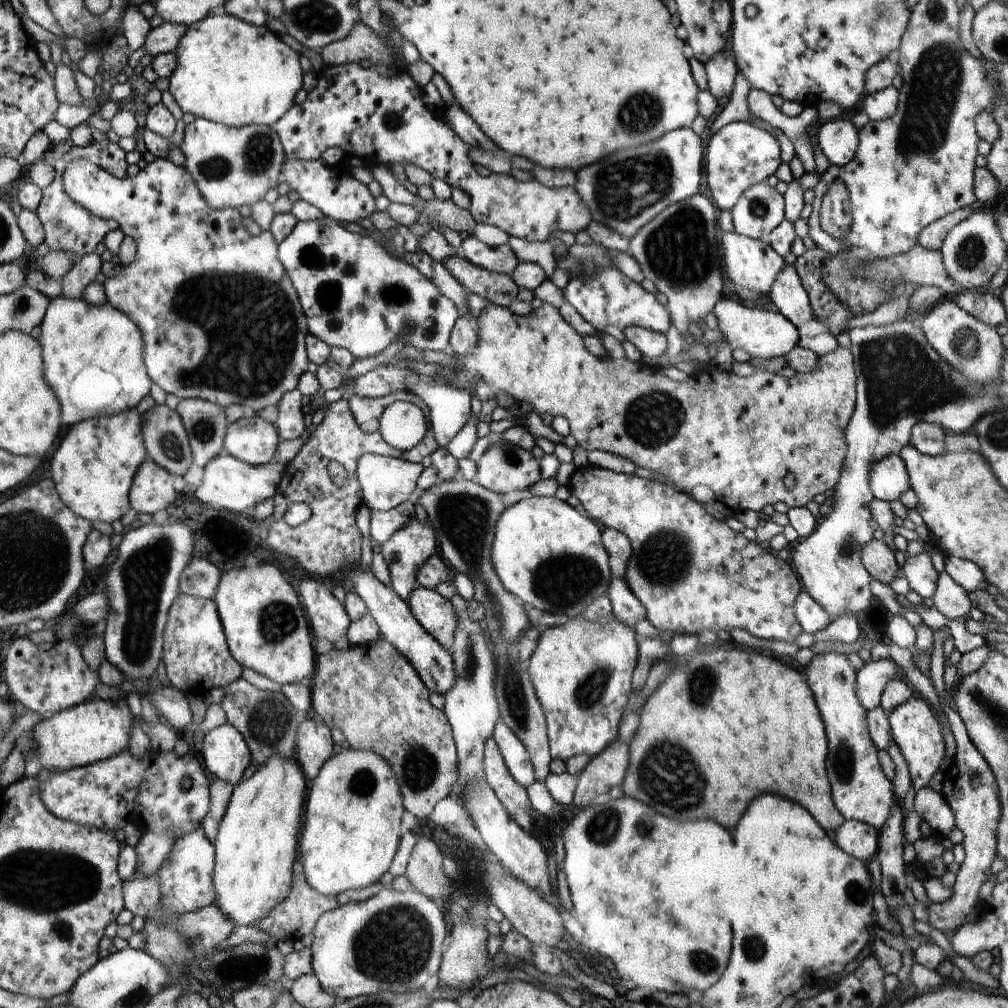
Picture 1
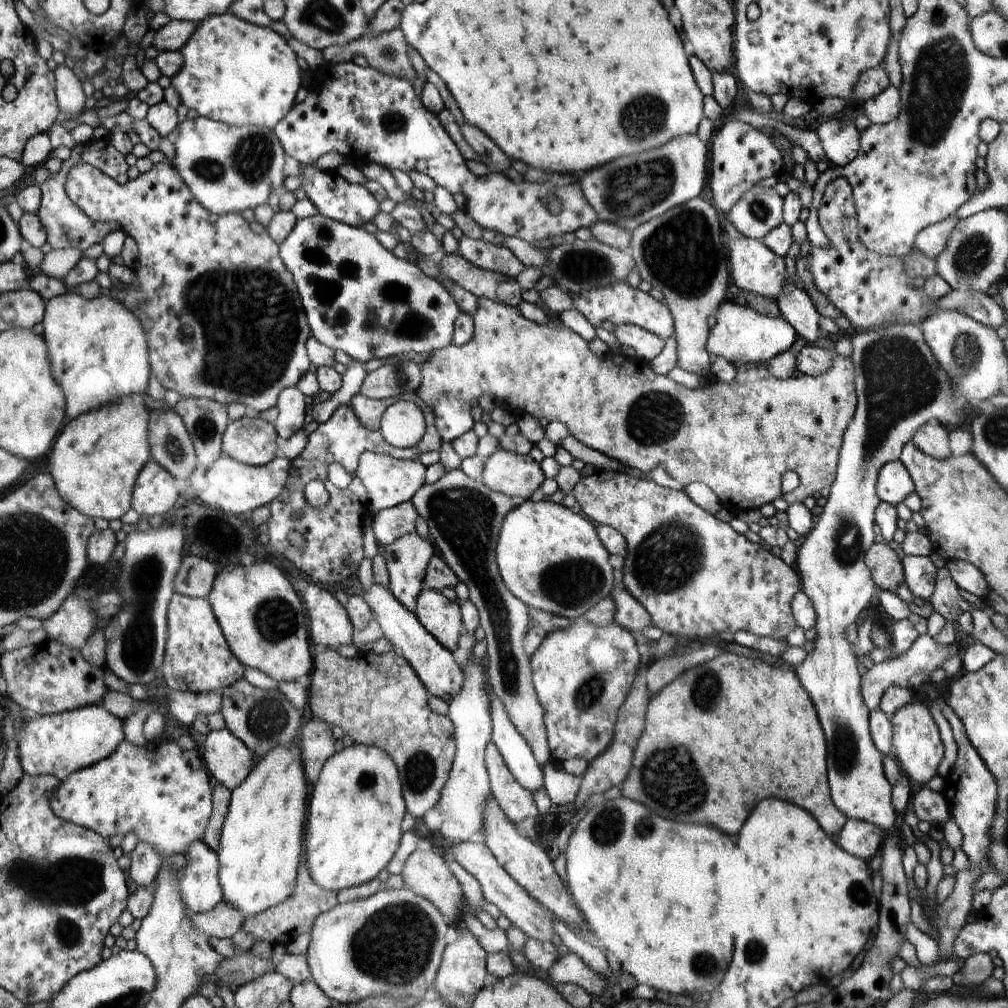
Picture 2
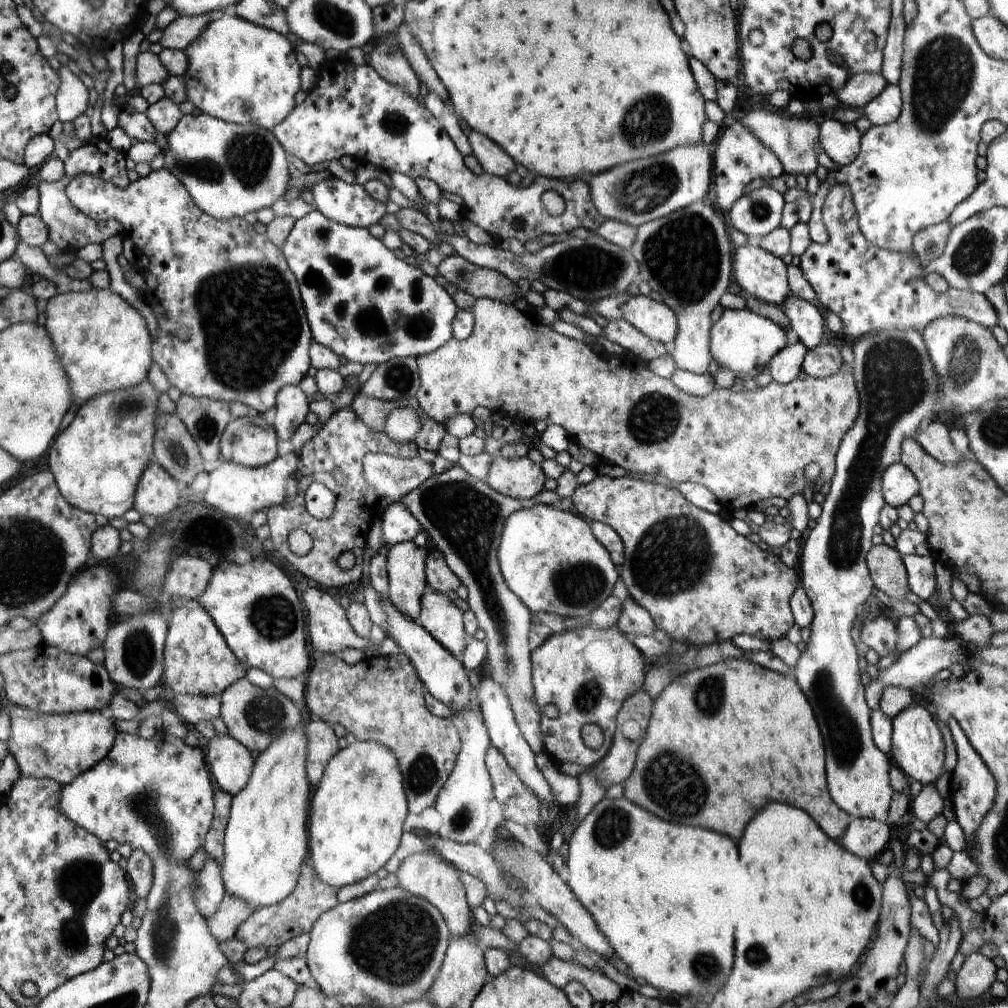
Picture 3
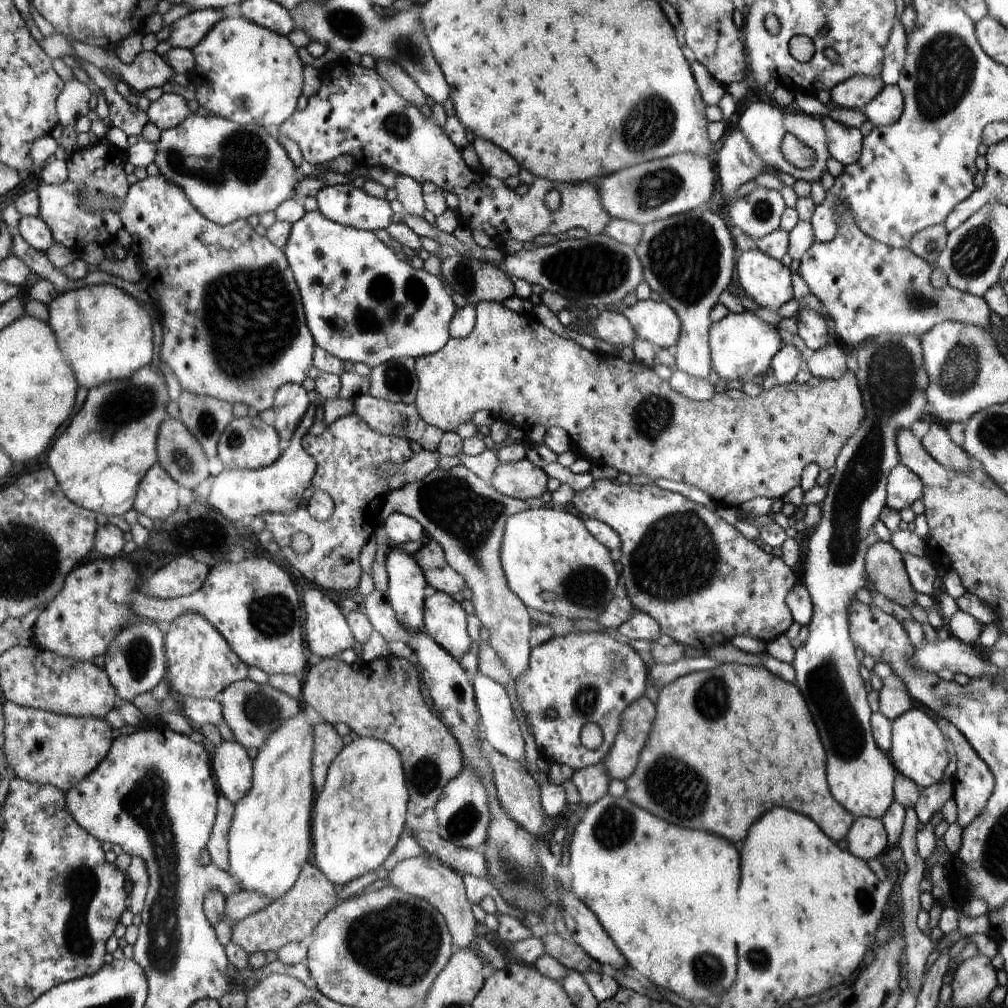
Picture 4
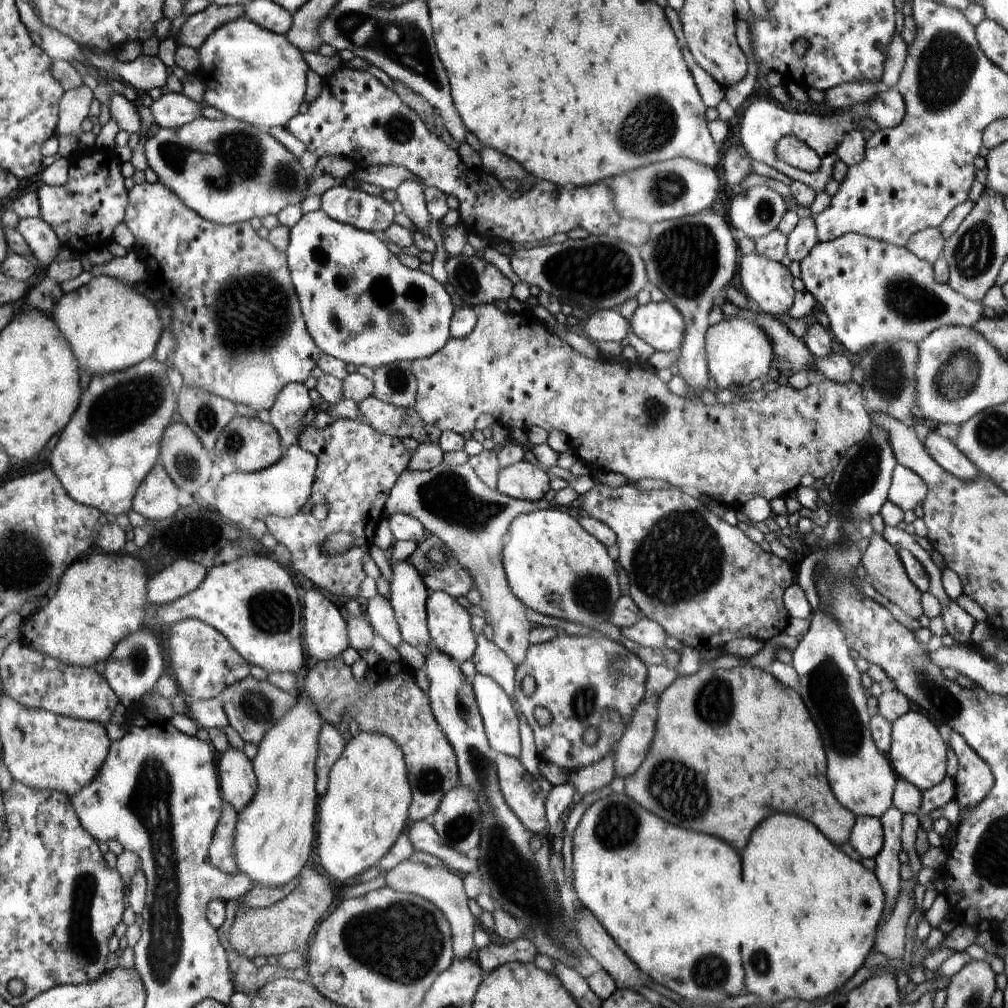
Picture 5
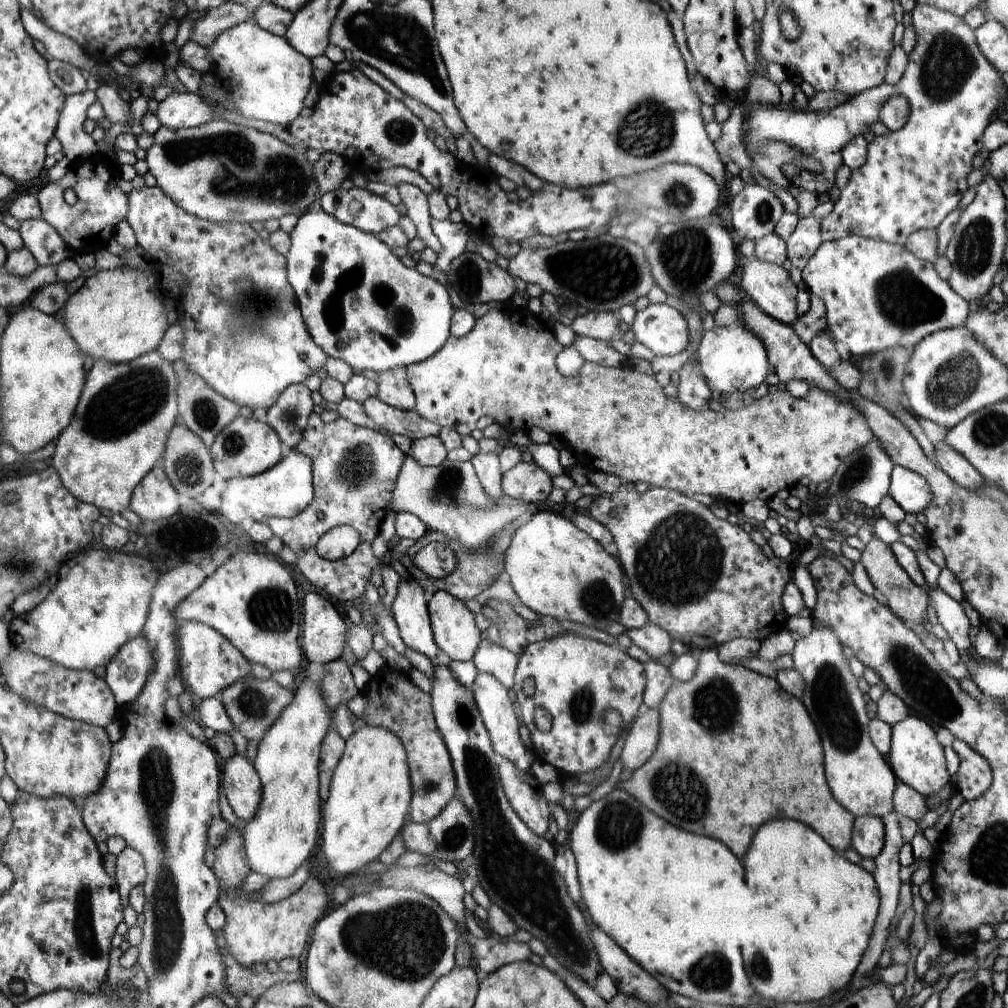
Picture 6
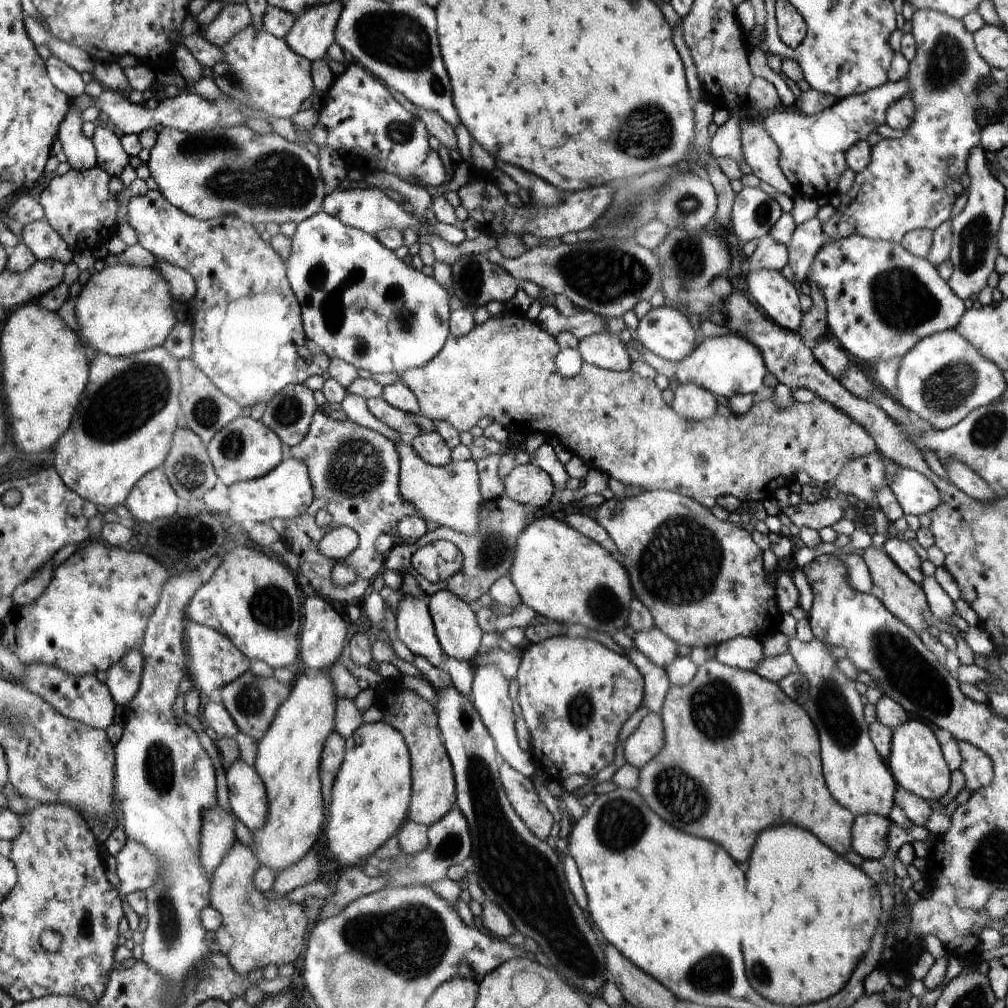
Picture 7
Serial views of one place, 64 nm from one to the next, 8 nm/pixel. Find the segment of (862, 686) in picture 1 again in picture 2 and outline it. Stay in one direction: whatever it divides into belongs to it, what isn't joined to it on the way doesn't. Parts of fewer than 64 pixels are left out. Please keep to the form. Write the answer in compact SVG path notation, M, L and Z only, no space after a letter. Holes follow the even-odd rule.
M919 634L918 638L912 644L912 648L904 654L892 660L885 660L880 664L874 664L866 674L861 677L860 688L864 704L869 710L879 708L883 694L894 685L900 685L904 688L915 689L924 682L930 681L930 676L938 670L942 670L944 662L954 654L957 654L959 647L955 643L940 644L935 638L927 634Z

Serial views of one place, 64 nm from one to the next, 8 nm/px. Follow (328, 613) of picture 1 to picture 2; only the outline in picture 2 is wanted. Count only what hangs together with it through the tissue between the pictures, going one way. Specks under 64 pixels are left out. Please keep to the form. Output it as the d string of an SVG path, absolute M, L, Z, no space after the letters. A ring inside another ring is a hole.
M309 584L302 590L303 604L313 646L322 644L337 651L342 645L354 644L353 626L345 607L321 584Z

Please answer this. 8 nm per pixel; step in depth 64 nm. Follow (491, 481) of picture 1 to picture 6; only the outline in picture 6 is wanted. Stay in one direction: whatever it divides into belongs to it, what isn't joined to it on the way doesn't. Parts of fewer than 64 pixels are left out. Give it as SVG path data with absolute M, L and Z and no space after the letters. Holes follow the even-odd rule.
M520 461L502 475L504 495L528 504L548 504L552 478L536 463Z

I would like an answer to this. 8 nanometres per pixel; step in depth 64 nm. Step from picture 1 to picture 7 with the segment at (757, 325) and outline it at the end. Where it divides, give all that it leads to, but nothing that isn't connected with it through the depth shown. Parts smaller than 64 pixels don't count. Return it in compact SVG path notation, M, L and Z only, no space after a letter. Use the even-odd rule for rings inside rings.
M727 329L725 336L710 336L704 338L692 354L678 362L669 362L652 354L646 347L642 347L642 358L650 364L657 374L664 375L670 380L677 378L681 384L694 382L714 396L731 398L736 394L756 394L763 388L764 378L766 376L766 365L764 358L758 348L754 348L752 342L744 340L742 336L734 334Z

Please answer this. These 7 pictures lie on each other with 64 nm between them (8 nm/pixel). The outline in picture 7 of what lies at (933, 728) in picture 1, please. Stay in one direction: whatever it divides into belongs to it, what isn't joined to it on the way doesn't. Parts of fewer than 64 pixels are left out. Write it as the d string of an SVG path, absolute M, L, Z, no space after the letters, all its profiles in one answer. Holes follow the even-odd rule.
M908 719L892 731L890 758L886 761L896 784L924 800L940 800L951 784L948 768L936 735L922 720Z

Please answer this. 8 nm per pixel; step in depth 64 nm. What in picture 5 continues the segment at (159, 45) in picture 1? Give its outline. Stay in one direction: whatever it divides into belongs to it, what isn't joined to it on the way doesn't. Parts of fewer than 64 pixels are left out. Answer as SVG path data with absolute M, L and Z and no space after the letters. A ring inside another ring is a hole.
M209 5L203 11L190 15L182 24L175 42L192 48L204 46L204 41L223 24L244 18L244 5Z

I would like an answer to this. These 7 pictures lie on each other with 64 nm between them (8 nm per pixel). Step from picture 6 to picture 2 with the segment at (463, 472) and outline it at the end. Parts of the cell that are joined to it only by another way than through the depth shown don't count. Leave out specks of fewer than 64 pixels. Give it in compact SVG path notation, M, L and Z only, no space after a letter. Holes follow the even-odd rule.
M460 468L446 472L439 480L423 484L409 500L429 528L429 539L438 547L444 562L466 584L469 599L477 609L479 626L485 632L488 653L488 684L504 704L510 722L528 743L542 769L552 760L544 726L544 708L532 682L529 657L524 652L524 638L533 621L528 607L510 590L496 564L496 543L502 521L517 506L508 495L497 493L468 478Z

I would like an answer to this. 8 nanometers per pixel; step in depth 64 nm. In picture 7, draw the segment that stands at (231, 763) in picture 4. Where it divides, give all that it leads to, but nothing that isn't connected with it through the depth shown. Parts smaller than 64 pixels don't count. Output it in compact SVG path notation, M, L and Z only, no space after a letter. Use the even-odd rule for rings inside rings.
M238 760L225 773L230 807L235 817L250 831L262 828L268 816L268 798L256 769Z

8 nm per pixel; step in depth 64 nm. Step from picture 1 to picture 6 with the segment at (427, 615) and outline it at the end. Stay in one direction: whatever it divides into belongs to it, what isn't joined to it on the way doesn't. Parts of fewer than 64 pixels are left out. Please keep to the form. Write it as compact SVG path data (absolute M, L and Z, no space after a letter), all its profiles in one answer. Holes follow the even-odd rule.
M436 591L427 601L434 640L440 650L444 650L452 660L466 662L472 660L480 646L482 633L476 626L474 614L461 600L446 591Z

